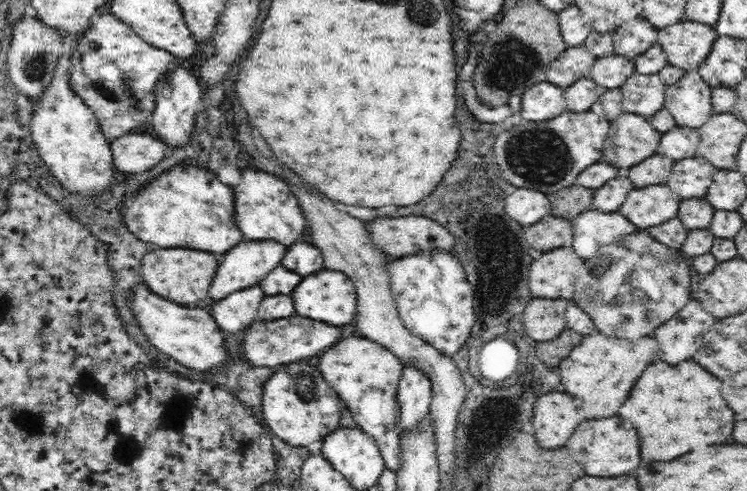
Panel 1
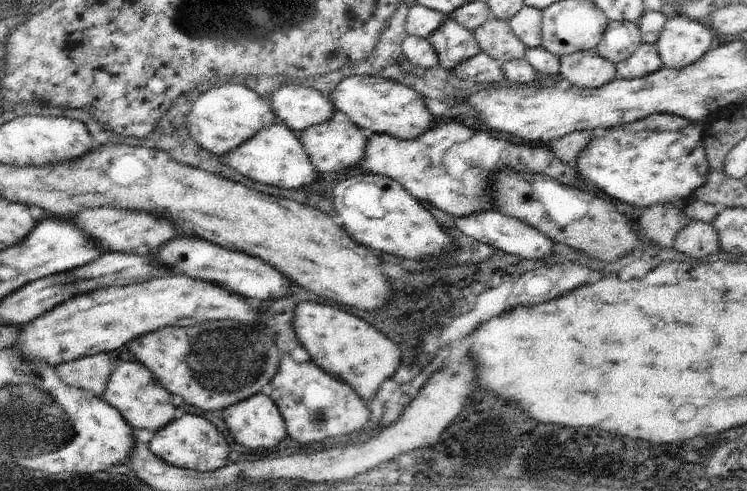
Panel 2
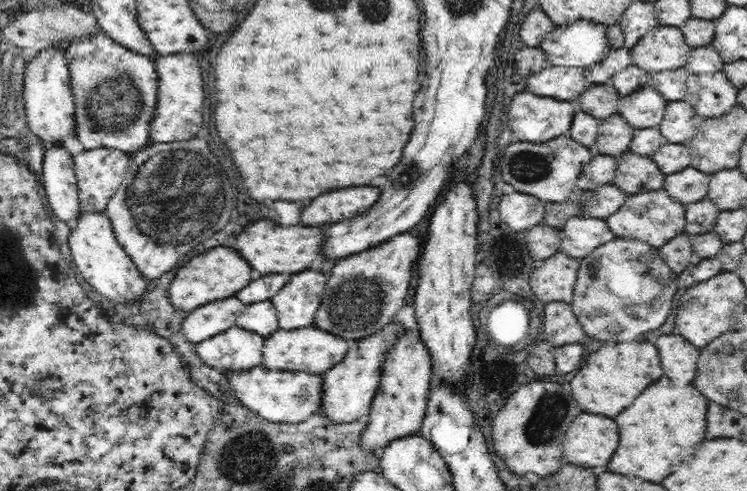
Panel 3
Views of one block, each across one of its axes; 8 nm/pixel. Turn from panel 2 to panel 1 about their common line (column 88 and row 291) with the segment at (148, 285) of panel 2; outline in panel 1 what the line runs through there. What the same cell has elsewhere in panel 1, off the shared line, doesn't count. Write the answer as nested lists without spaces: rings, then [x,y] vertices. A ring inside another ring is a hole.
[[[319,270],[306,276],[292,292],[295,312],[312,320],[322,320],[334,326],[350,323],[357,311],[357,292],[352,280],[339,270]]]

